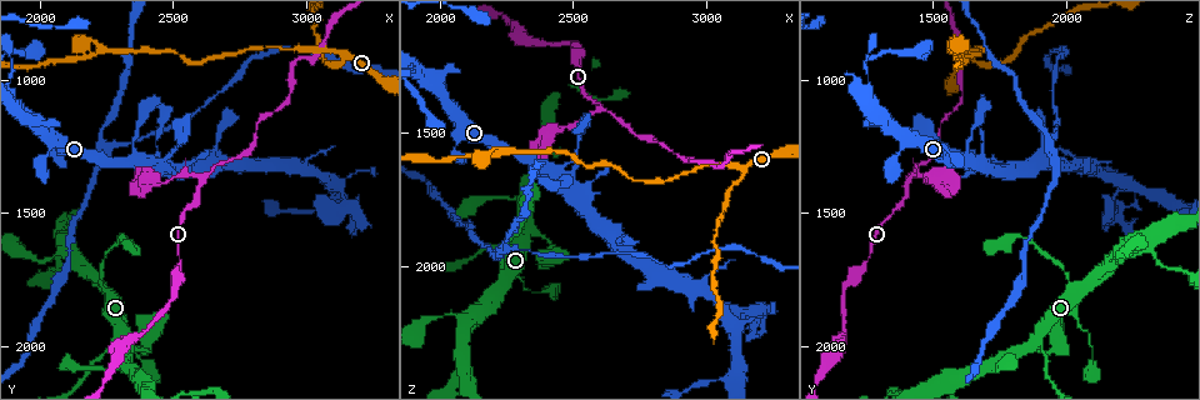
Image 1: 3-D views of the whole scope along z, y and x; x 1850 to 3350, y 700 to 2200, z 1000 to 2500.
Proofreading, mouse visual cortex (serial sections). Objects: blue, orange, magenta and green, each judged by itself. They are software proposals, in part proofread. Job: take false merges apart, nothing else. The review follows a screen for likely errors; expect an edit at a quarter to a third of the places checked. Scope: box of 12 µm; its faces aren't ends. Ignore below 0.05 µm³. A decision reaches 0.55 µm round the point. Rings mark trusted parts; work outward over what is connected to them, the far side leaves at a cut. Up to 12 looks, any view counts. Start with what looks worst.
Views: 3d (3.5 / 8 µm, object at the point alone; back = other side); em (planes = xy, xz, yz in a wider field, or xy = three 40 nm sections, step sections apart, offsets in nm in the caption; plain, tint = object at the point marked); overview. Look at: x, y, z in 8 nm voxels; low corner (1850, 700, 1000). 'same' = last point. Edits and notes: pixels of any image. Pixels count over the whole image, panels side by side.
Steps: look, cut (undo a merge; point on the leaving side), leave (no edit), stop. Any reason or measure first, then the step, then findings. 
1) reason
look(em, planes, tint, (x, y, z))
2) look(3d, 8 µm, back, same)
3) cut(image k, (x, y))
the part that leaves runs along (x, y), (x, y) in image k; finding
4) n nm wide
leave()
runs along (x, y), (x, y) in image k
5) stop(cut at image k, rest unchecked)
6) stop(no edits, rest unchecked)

branch point
look(3d, 3.5 µm, back, (2600, 1370, 1400))

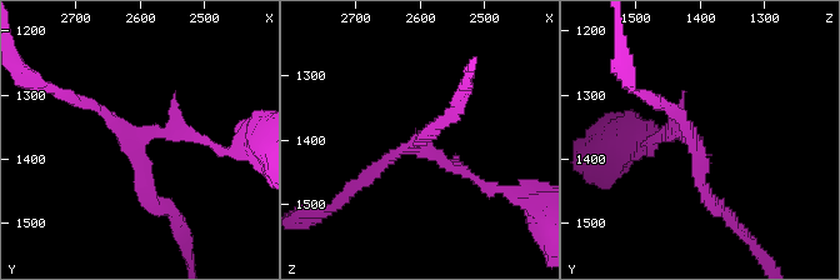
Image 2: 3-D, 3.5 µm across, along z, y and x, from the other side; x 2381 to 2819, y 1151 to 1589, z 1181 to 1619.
look(em, xy, step 3, tint, (2610, 1375, 1405))

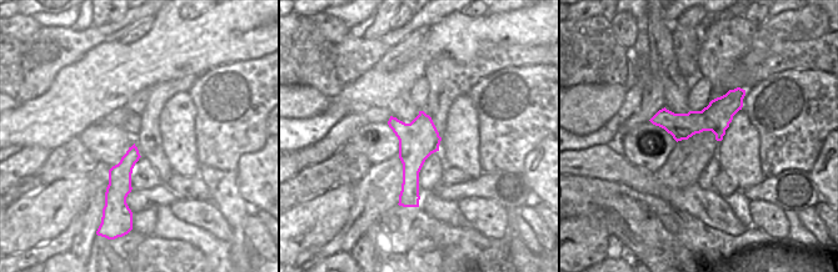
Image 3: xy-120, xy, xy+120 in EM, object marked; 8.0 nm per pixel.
leave()
runs along (742, 92), (707, 120), (654, 120) in image 3; continuous, no second cell

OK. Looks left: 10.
branch point
look(3d, 3.5 µm, (2200, 910, 1590))

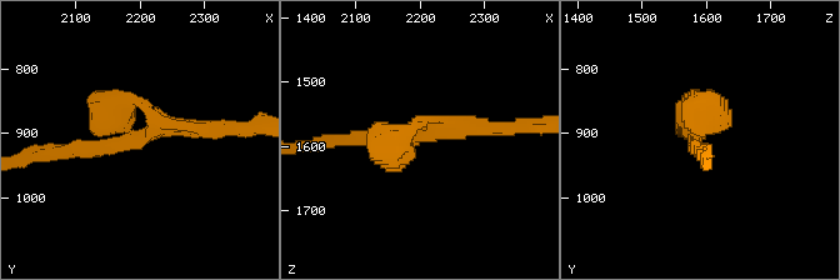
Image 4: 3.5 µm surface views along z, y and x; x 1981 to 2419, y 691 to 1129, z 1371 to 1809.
shape alone is not enough
look(em, xy, step 1, plain, (2200, 910, 1580))

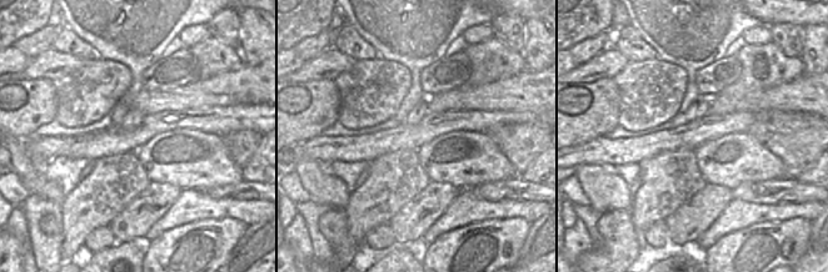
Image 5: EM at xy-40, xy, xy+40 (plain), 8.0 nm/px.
look(em, xy, step 1, tint, same)

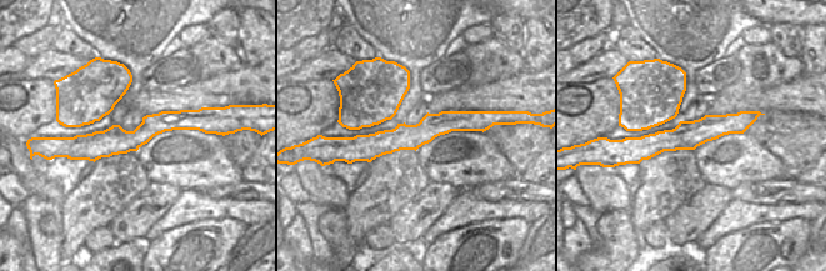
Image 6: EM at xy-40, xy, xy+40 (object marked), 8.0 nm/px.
200 nm wide
leave()
runs along (225, 126), (140, 138), (118, 119), (136, 99) in image 4; one cell here

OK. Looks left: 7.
thick turns thin
look(em, xy, step 3, tint, (2230, 1730, 2000))

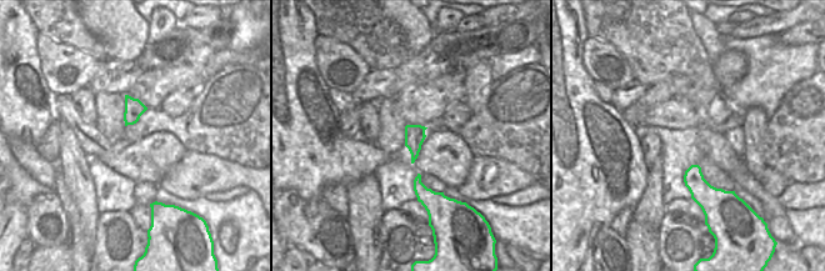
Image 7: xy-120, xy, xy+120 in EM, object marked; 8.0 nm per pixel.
wider look
look(3d, 3.5 µm, same)

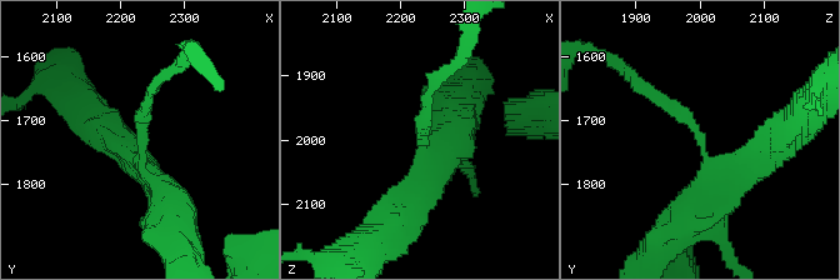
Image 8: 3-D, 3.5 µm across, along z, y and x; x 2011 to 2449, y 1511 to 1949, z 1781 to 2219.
leave()
runs along (704, 200), (724, 189), (698, 131), (644, 89) in image 8; continuous, no second cell

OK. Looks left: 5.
abrupt turn
look(3d, 3.5 µm, back, (2300, 1990, 1880))

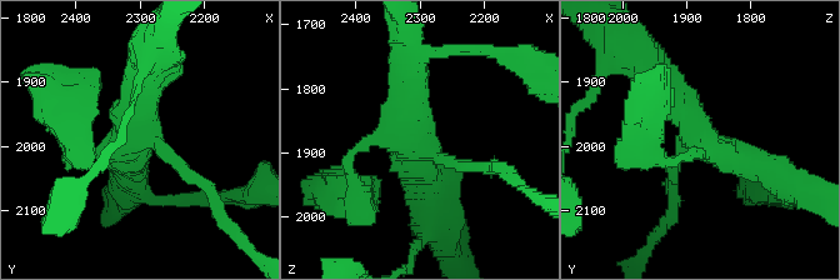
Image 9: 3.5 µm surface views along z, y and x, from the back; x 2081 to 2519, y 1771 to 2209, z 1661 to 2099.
shape alone is not enough
look(em, planes, tint, (2310, 1985, 1880))

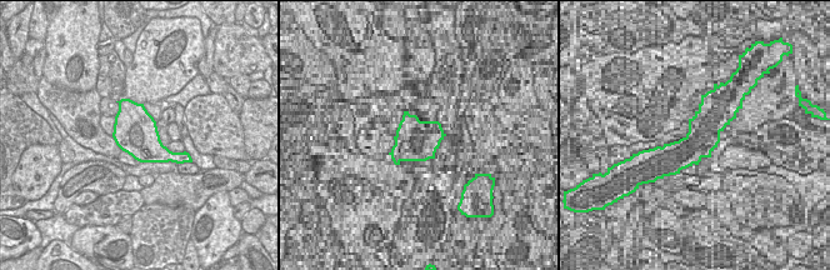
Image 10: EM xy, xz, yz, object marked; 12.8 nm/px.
4 arms
leave()
runs along (638, 53), (698, 138), (771, 173) in image 9; one cell here

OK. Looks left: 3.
thin neck
look(3d, 3.5 µm, (3150, 1470, 2170))

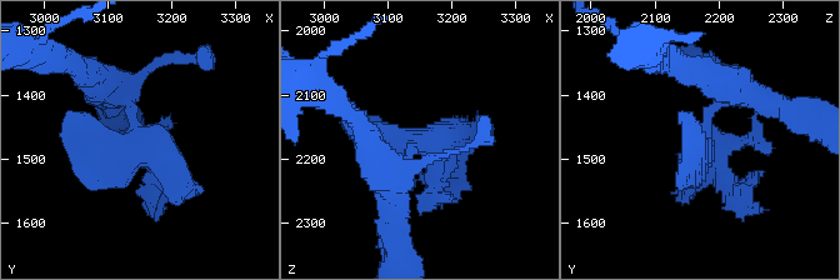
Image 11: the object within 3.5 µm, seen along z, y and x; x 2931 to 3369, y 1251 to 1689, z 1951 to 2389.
need the tissue
look(em, planes, tint, (3150, 1460, 2175))

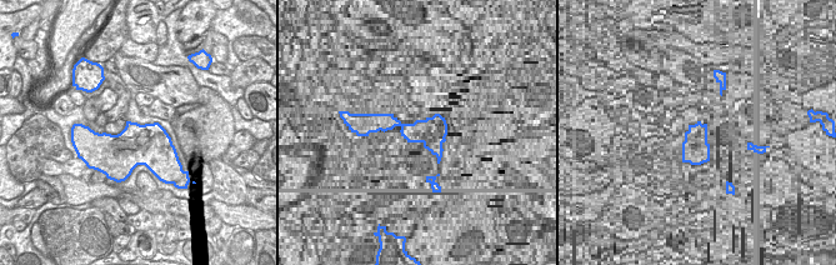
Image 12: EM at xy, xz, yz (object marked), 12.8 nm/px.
cut(image 11, (440, 171))
the part that leaves runs along (710, 109), (701, 151), (746, 201) in image 11; two cells meet here

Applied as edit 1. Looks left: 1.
stop(cut at image 11, rest unchecked)

